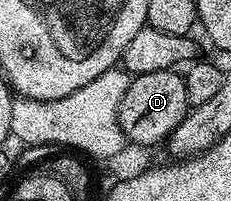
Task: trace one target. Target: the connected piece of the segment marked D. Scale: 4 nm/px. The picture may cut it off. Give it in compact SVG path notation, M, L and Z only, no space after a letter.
M178 70L149 72L131 79L128 90L124 90L124 98L118 107L118 125L123 137L142 148L150 148L167 139L174 127L182 123L188 111L184 94L183 73Z

